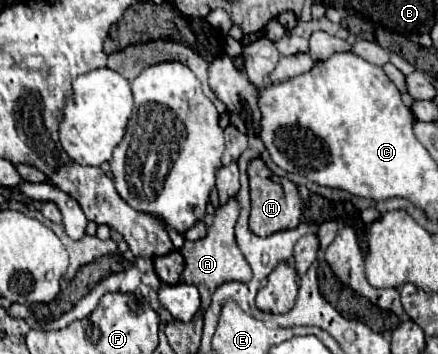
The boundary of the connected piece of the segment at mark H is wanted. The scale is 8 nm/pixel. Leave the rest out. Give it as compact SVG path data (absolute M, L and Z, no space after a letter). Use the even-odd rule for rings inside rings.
M253 159L247 173L249 173L249 185L251 185L251 217L249 217L251 231L259 237L267 237L275 231L297 227L301 219L301 195L295 183L271 173L261 159ZM275 181L281 181L281 185Z

